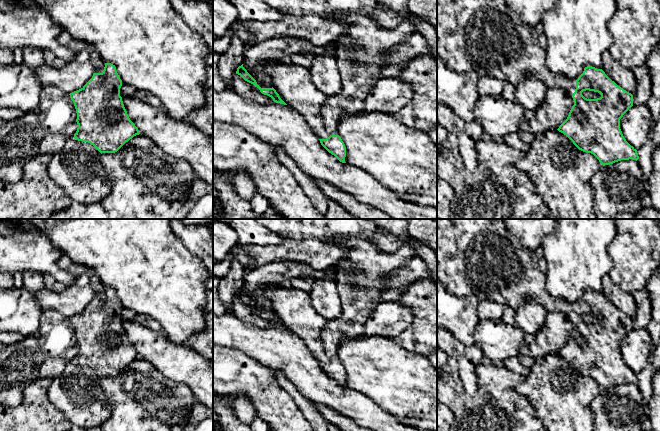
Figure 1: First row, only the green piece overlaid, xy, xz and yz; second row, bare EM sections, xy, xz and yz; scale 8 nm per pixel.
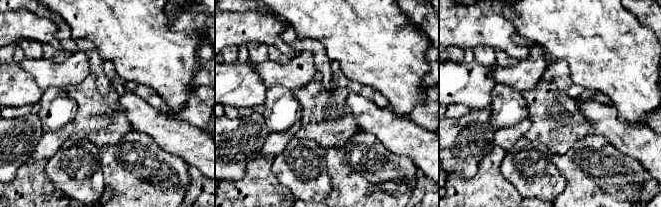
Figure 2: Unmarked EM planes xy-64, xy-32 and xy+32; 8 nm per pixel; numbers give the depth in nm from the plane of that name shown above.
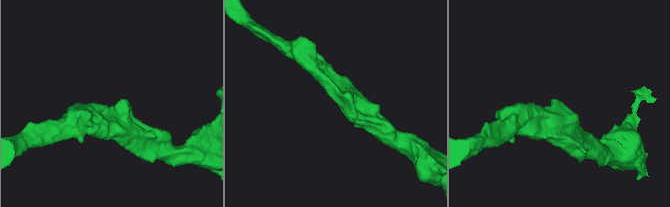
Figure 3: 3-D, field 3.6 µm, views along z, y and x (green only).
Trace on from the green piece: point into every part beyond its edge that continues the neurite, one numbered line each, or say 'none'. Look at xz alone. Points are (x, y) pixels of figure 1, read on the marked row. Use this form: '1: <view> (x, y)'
1: xz (361, 53)

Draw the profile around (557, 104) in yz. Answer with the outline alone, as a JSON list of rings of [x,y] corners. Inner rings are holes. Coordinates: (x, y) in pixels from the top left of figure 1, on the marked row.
[[[547,88],[544,102],[534,111],[534,117],[528,121],[528,129],[534,135],[539,135],[550,130],[557,130],[567,119],[574,105],[573,94],[558,88]]]

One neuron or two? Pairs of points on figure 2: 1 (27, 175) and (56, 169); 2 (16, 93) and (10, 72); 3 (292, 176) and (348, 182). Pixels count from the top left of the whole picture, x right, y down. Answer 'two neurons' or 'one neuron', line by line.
1: two neurons
2: one neuron
3: two neurons

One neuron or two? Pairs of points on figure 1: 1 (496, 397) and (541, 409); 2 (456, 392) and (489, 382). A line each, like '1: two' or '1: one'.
1: two
2: one

